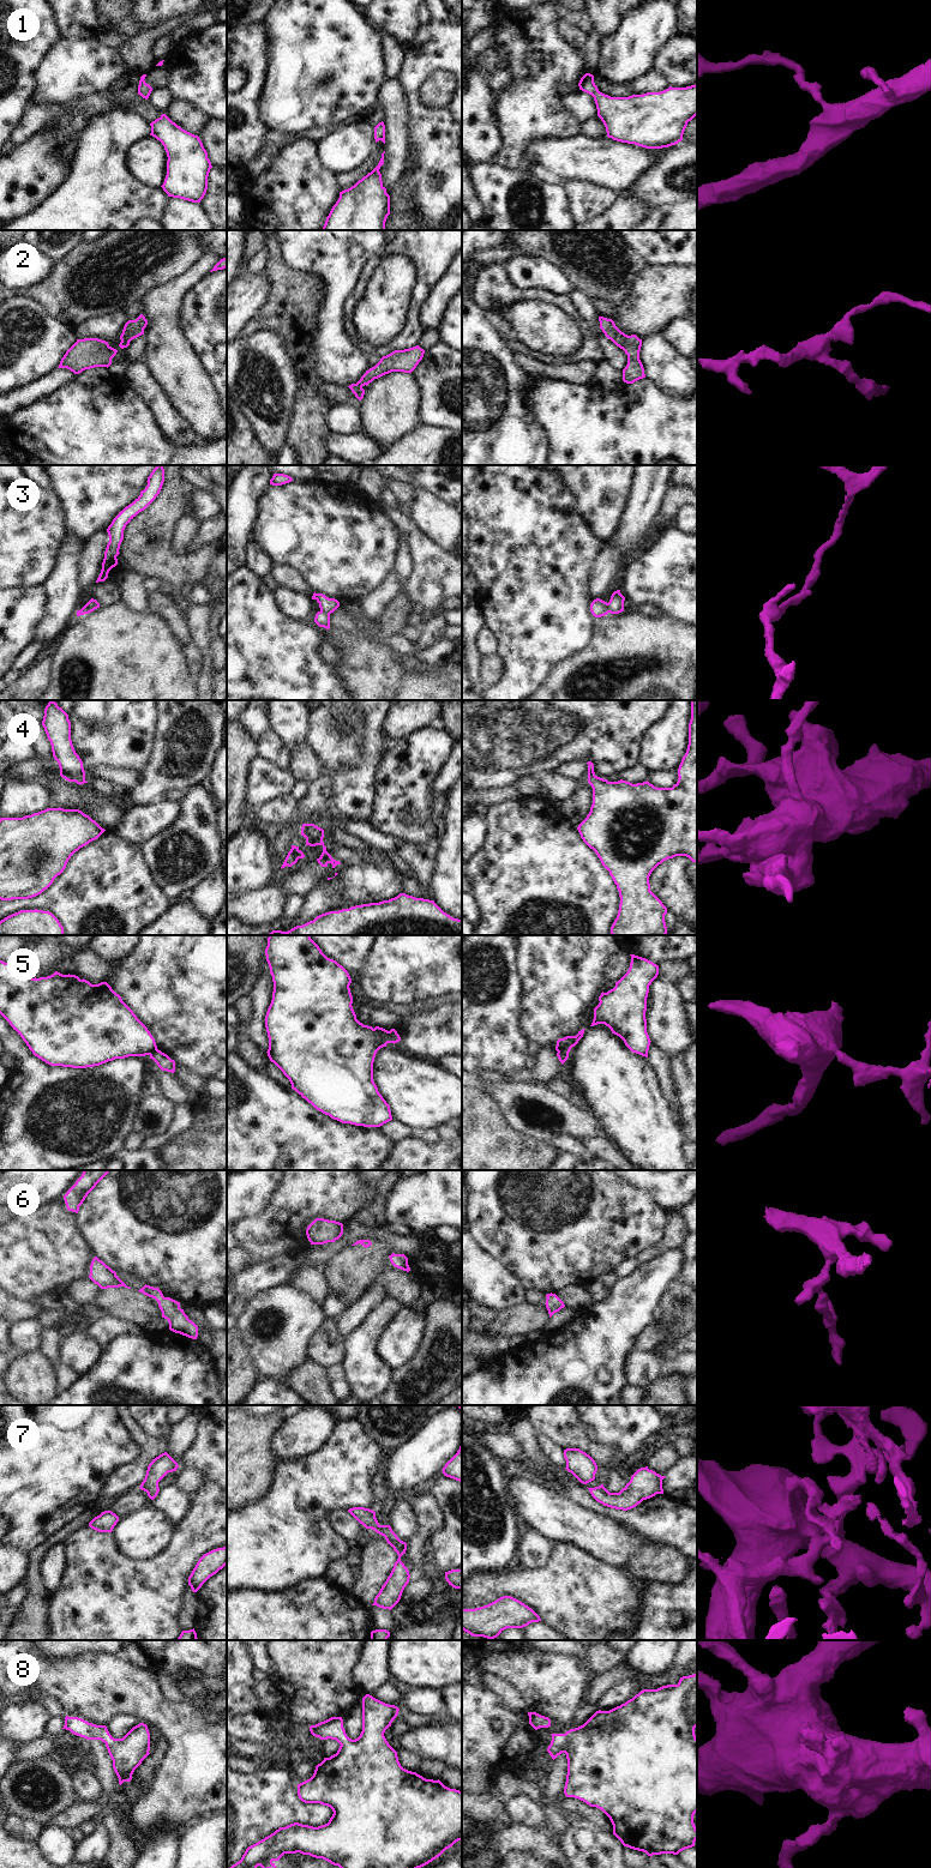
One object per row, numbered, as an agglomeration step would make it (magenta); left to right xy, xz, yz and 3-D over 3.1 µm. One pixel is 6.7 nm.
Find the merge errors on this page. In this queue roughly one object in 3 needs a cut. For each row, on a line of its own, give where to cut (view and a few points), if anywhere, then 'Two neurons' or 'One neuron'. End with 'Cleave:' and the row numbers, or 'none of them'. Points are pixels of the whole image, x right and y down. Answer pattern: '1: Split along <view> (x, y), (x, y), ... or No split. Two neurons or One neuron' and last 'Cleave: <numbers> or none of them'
1: No split. One neuron
2: No split. One neuron
3: Split along xz (320, 609), (329, 615). Two neurons
4: No split. One neuron
5: Split along xz (388, 1031), (390, 1042). Two neurons
6: No split. One neuron
7: No split. One neuron
8: No split. One neuron
Cleave: 3, 5

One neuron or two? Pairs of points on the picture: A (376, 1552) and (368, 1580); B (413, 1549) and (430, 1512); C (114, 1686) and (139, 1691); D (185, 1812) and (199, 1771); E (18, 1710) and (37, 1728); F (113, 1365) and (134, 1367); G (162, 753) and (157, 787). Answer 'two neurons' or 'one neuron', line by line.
A: one neuron
B: one neuron
C: one neuron
D: one neuron
E: one neuron
F: one neuron
G: one neuron

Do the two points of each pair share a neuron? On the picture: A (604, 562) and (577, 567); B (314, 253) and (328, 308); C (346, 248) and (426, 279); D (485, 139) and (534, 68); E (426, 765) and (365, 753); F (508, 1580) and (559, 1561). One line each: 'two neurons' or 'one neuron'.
A: two neurons
B: one neuron
C: two neurons
D: two neurons
E: two neurons
F: one neuron

